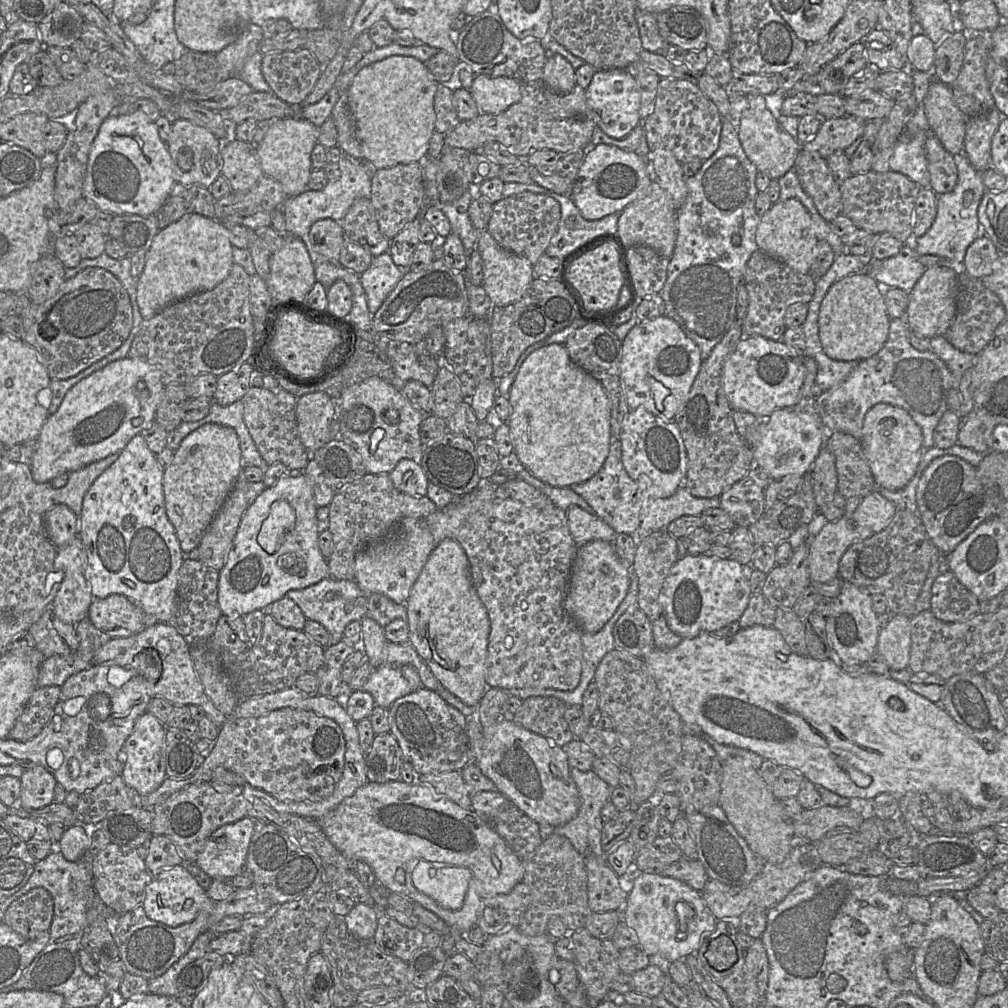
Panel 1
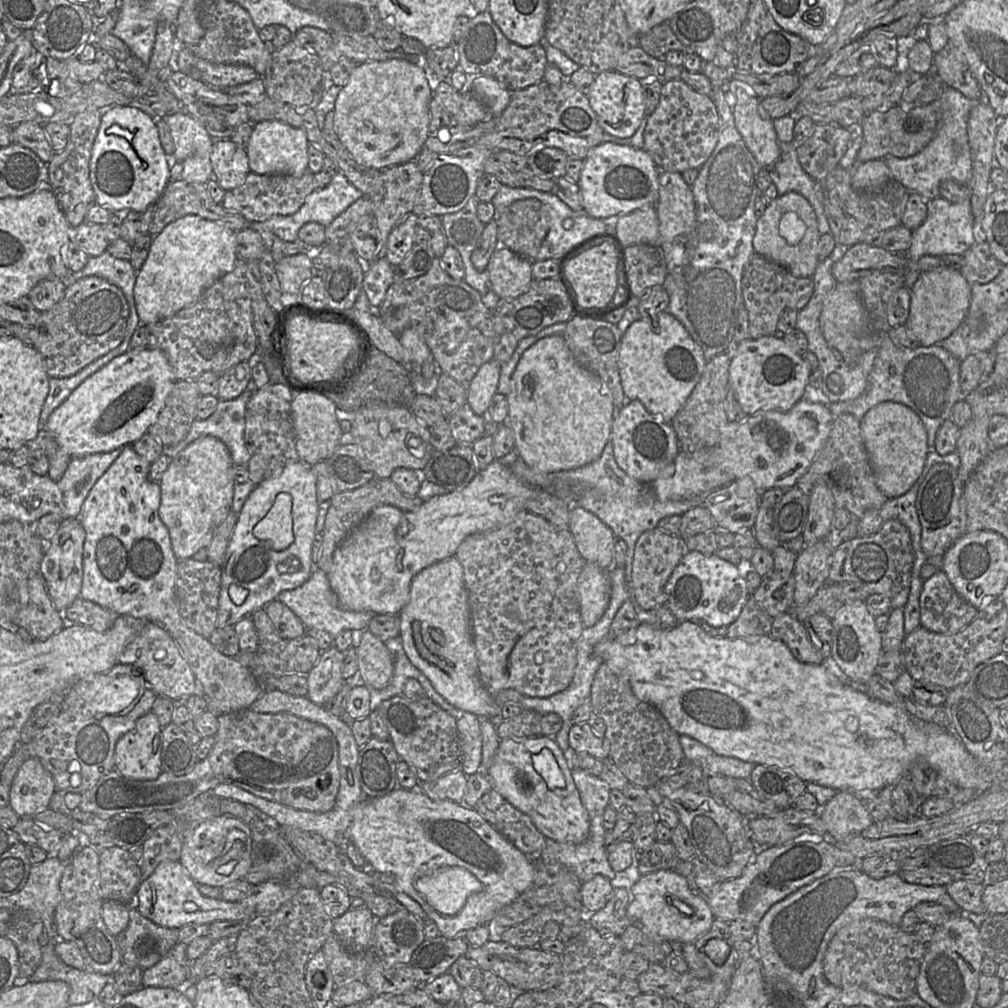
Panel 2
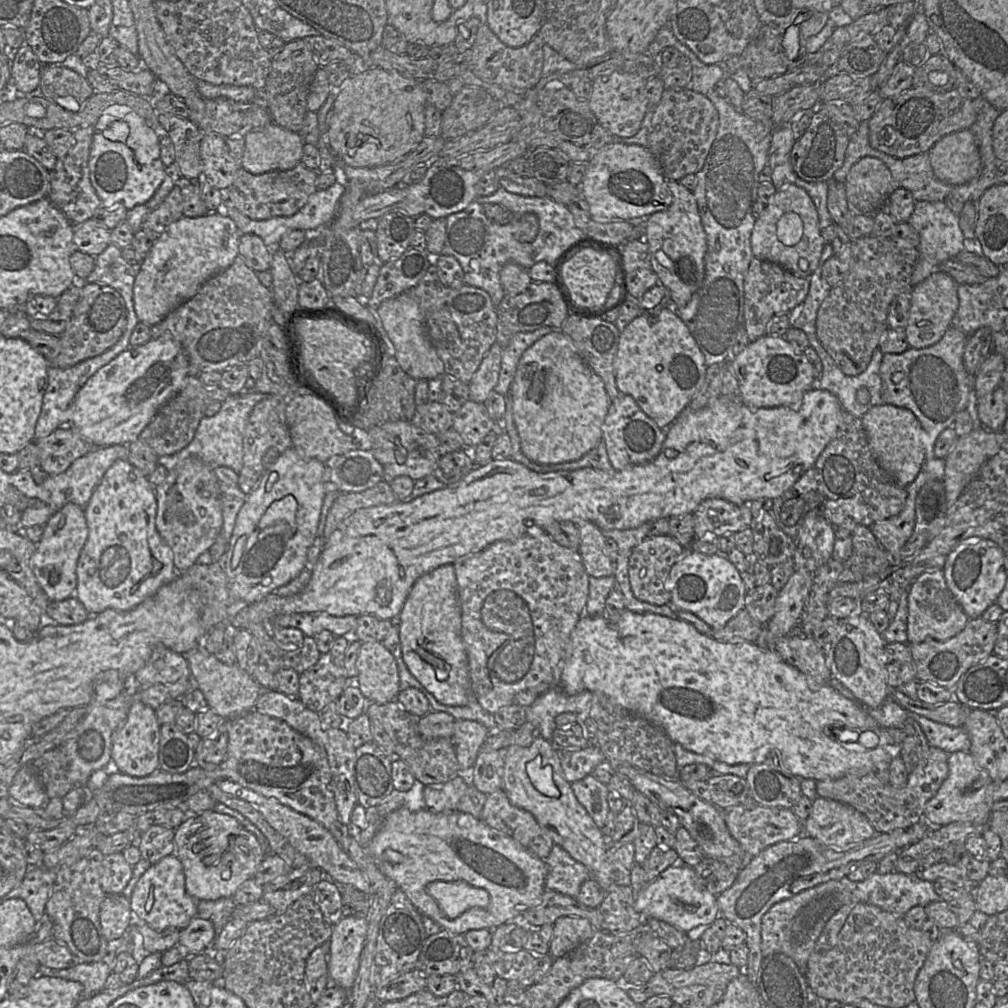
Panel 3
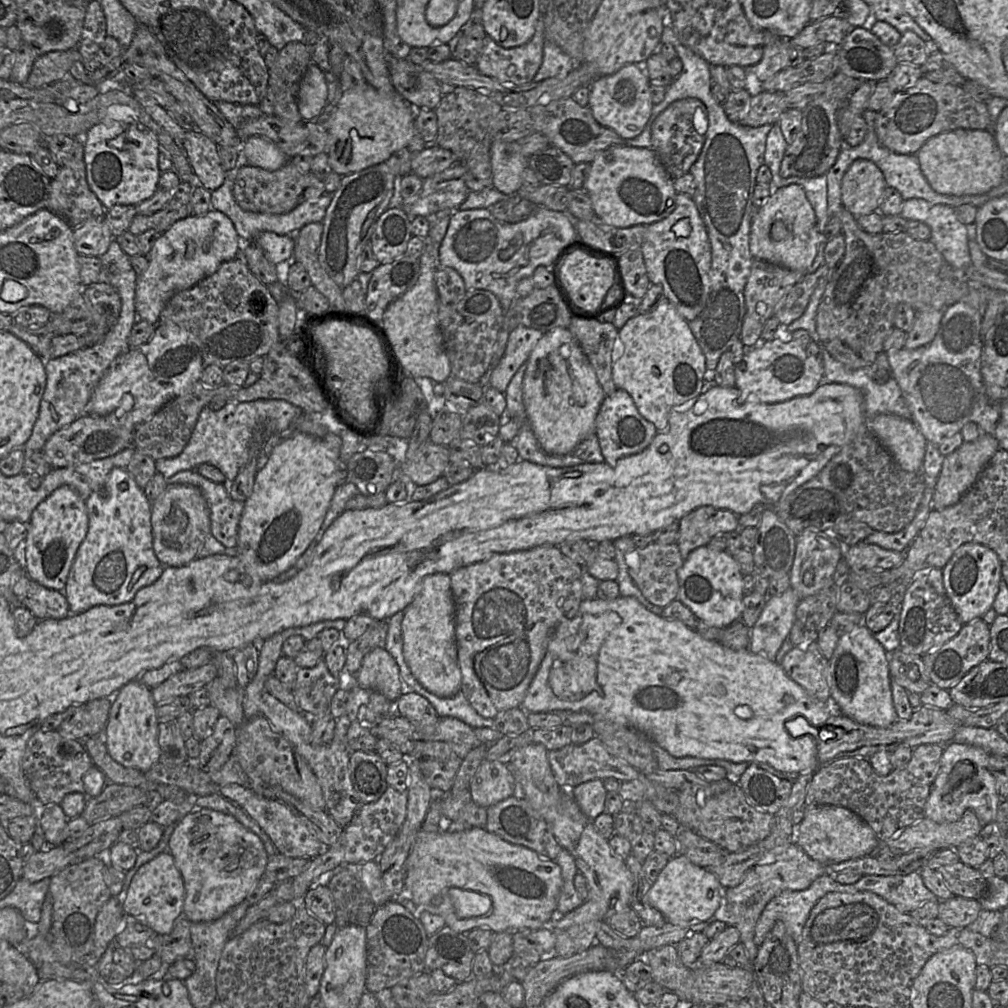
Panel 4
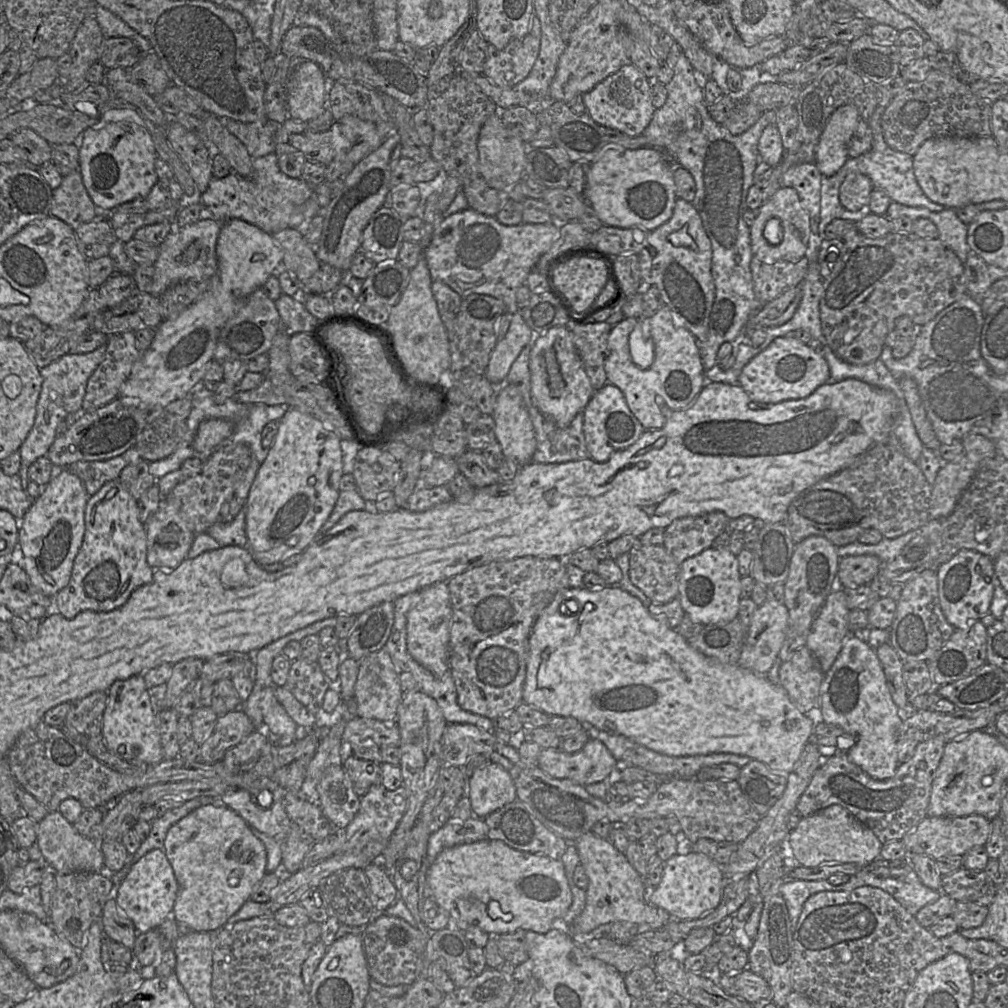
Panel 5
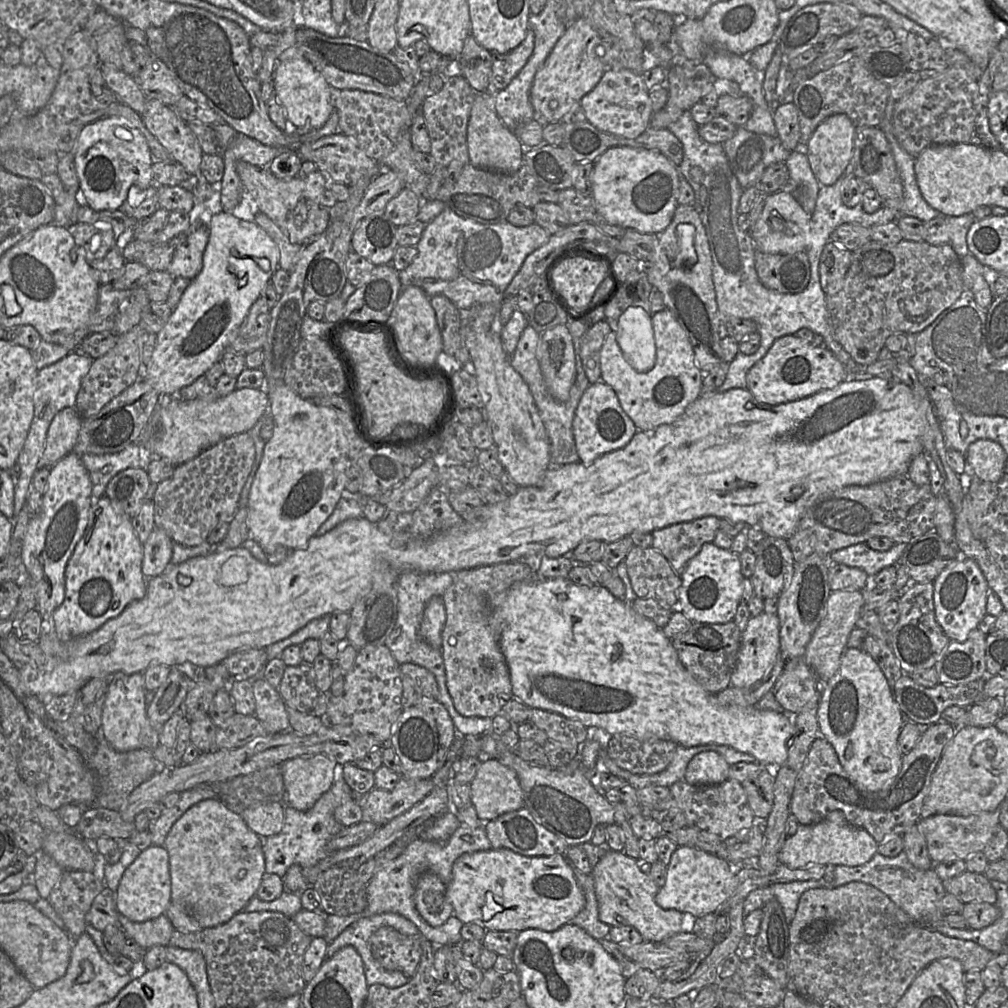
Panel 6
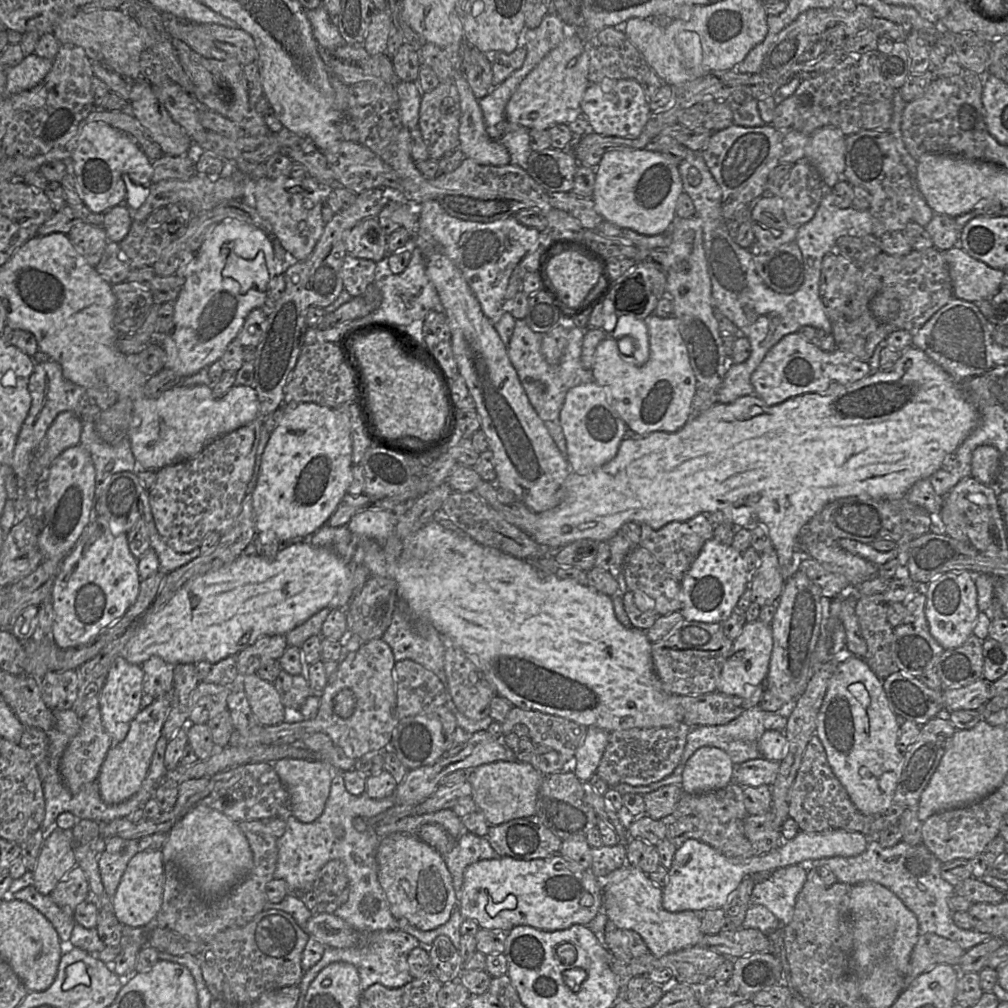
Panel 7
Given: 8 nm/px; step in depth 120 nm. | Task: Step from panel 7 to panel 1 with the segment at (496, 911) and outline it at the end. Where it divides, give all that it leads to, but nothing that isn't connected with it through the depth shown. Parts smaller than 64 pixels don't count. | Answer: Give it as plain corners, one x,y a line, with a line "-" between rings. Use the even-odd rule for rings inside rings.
402,779
382,784
366,782
362,787
357,789
353,795
345,798
335,809
318,822
328,839
345,857
351,861
365,861
372,868
377,881
389,891
406,896
413,902
420,904
443,919
450,927
449,933
443,936
443,940
452,940
456,942
462,934
467,934
468,931
476,925
477,919
482,915
484,900
498,894
509,893
518,883
522,882
524,877
525,863
514,853
494,828
485,822
473,809
464,809
453,802
448,796
436,792
433,787
421,782
418,784
408,784
-
412,859
417,859
419,861
413,873
405,871
405,883
397,882
395,880
396,871
399,868
401,869
401,867
406,868
407,864

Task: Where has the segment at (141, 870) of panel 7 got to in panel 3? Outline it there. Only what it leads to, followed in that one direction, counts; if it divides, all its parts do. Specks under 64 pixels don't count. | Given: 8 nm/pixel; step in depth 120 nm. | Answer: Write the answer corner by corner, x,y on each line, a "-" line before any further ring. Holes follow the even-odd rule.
175,854
165,856
151,865
137,881
129,900
135,920
142,920
157,930
182,930
197,917
198,900
186,892
183,865

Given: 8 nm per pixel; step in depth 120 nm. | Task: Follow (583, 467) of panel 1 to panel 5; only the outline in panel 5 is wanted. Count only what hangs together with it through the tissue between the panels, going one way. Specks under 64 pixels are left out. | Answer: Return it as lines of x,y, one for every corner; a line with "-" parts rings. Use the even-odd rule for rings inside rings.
569,324
553,326
544,334
534,335
529,369
532,402
558,427
568,426
579,412
584,411
595,392
574,344

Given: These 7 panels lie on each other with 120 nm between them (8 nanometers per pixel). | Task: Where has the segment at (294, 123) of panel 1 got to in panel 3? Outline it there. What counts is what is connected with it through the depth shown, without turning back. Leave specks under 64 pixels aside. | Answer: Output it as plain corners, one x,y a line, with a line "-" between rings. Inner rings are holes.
271,122
245,136
241,166
254,175
287,171
301,162
303,146
298,132

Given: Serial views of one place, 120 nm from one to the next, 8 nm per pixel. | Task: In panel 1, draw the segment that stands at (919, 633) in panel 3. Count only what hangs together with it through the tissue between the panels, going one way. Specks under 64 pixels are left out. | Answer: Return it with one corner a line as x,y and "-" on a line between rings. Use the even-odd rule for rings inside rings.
951,571
934,580
930,604
930,611
944,622
963,622
980,613
978,598

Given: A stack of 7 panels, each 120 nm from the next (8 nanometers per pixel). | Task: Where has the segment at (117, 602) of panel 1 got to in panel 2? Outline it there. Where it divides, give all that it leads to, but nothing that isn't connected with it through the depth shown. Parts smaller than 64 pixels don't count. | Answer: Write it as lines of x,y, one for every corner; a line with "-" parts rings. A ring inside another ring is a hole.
82,597
76,598
63,612
63,616
68,623
90,626
97,631
109,629
117,617
112,611

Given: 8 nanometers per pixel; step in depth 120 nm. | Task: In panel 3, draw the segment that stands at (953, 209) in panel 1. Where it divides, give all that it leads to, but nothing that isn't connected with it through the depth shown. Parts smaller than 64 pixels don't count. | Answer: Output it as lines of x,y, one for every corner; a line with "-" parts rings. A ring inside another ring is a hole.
916,201
914,211
908,221
919,234
919,260
911,277
913,286
932,273
939,271
939,266
948,259
955,258
968,246
976,246
976,241
965,238
960,227
960,216
954,213
943,201

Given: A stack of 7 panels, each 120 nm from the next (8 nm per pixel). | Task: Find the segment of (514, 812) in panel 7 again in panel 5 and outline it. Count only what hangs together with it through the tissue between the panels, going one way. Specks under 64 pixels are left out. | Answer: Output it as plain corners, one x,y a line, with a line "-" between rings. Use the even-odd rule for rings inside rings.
492,761
474,770
465,795
470,799
473,815
482,819
517,800
510,774

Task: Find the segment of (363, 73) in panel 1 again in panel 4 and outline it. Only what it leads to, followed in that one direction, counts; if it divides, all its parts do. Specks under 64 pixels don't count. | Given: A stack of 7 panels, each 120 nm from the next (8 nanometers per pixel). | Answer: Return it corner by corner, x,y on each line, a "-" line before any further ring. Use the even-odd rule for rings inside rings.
368,83
346,90
339,95
331,117
326,153
333,172
344,176
361,171
386,161
391,155
407,148
415,134
416,106
403,98
397,91
393,95
382,95

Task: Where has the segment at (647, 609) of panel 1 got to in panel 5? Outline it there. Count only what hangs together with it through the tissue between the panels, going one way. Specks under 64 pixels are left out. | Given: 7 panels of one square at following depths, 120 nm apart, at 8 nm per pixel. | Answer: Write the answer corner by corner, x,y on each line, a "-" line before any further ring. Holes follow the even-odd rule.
663,545
635,546
628,554
631,583
652,603
678,598
680,566

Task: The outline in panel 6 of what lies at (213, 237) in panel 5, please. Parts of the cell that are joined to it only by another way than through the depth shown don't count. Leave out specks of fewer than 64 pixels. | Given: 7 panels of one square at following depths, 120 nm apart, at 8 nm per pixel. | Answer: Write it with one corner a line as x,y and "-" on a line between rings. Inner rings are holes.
205,224
192,229
185,241
176,248
166,271
174,278
195,278
203,268
203,255
209,236
210,231

